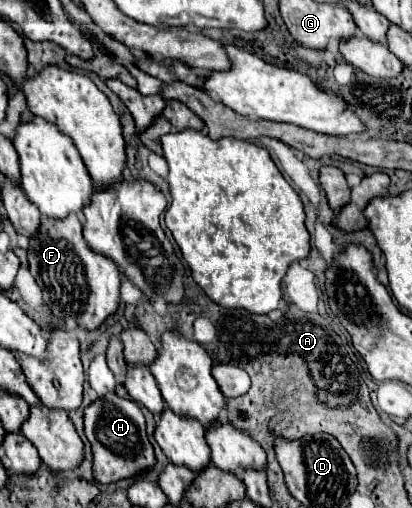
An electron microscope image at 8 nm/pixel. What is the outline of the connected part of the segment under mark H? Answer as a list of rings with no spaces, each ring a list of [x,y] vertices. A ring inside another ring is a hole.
[[[110,393],[84,409],[84,433],[94,453],[94,479],[102,485],[134,477],[156,465],[154,447],[146,435],[146,419],[136,403]]]

